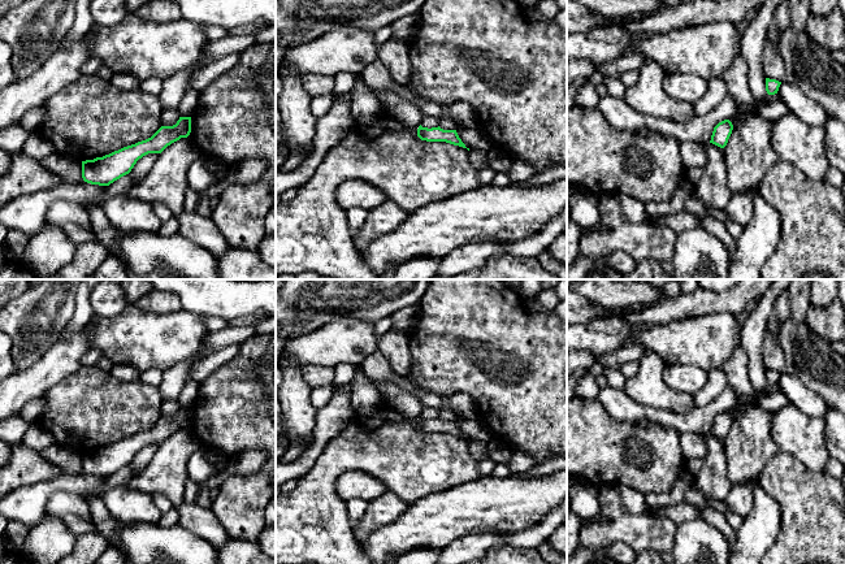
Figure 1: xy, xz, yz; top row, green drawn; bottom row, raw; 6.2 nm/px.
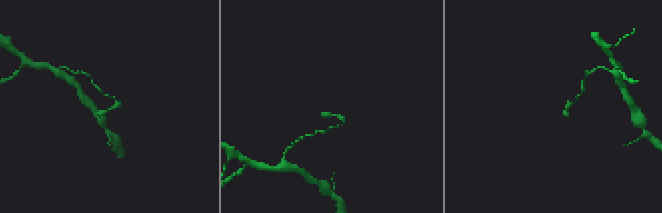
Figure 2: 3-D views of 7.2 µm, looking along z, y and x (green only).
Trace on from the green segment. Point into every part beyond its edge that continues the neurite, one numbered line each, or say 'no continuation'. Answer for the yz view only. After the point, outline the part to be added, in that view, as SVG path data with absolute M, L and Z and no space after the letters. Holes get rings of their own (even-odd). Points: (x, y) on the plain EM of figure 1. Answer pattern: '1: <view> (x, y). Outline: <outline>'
no continuation

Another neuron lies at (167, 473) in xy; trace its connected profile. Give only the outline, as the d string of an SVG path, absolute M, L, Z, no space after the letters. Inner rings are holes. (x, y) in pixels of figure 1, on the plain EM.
M181 429L160 444L151 463L125 486L150 495L161 493L177 508L185 502L187 461L200 448L200 442L190 429Z

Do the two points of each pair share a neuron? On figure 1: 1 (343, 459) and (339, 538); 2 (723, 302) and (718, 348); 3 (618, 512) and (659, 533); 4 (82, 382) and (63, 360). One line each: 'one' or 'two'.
1: one
2: two
3: one
4: two

